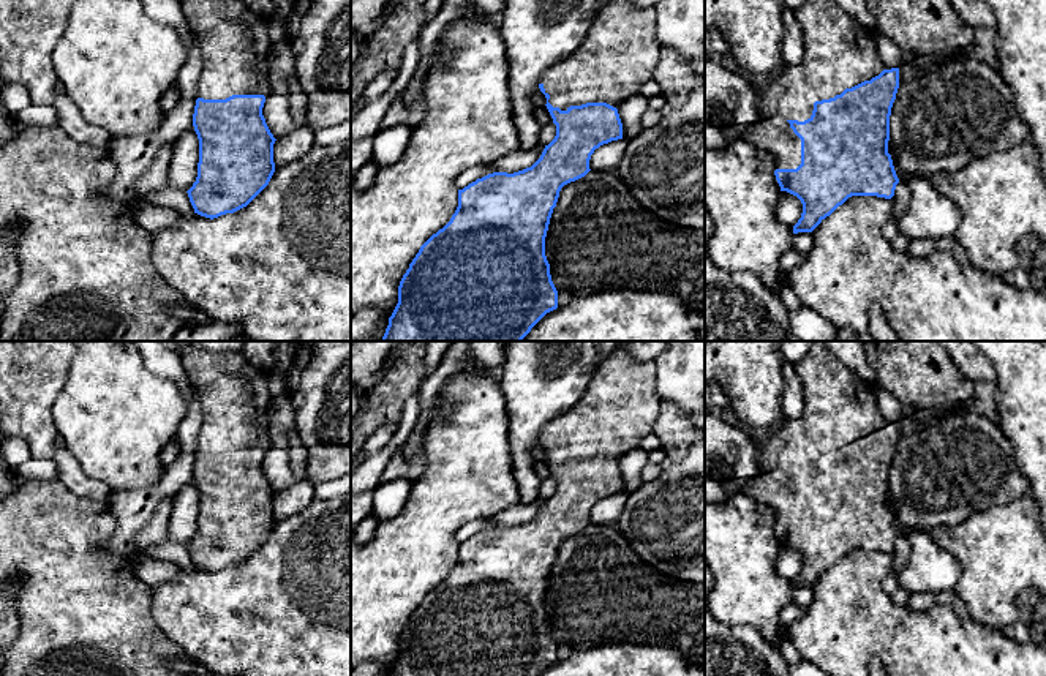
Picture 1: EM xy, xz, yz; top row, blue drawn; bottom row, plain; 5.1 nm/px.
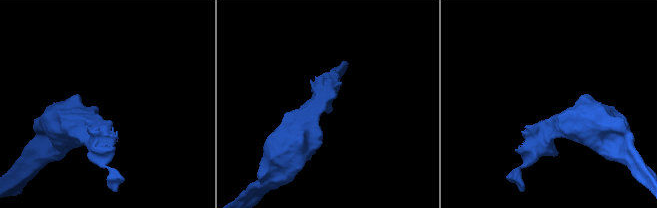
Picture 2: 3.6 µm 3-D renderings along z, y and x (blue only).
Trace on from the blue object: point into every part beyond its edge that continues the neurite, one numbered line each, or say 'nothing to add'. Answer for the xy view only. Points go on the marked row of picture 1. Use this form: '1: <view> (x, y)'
1: xy (234, 49)

